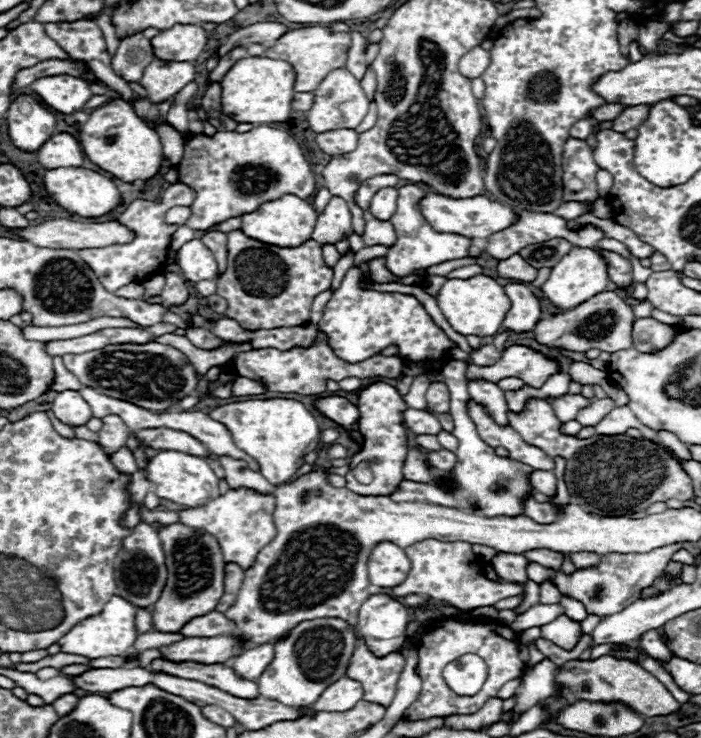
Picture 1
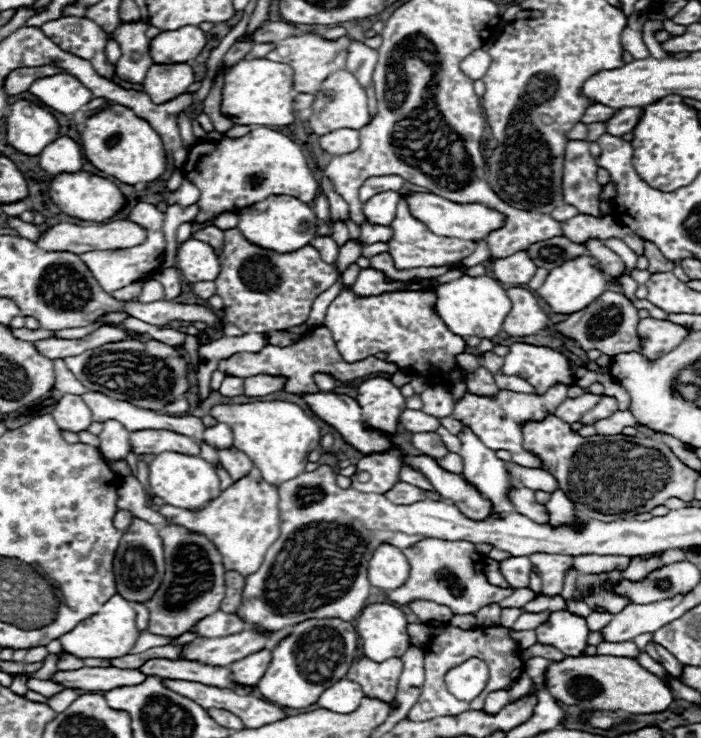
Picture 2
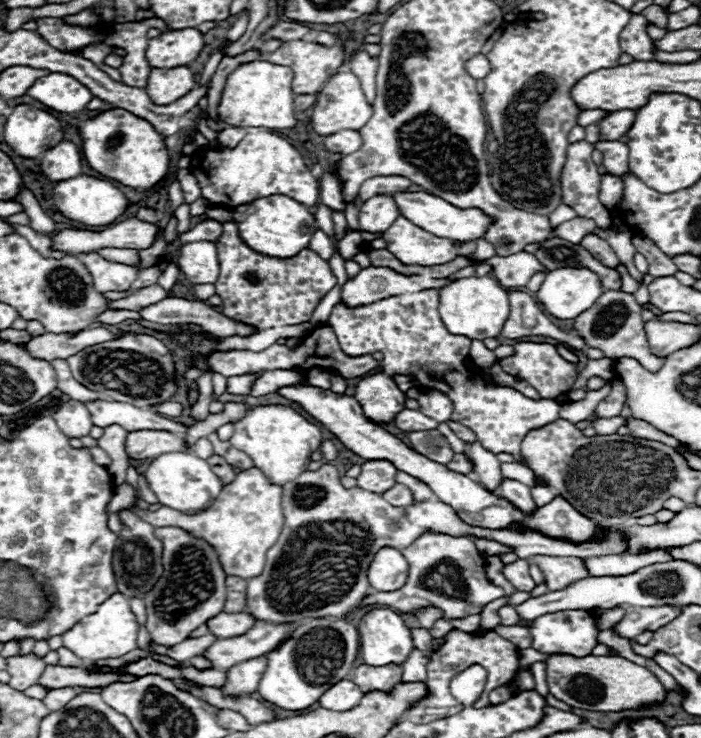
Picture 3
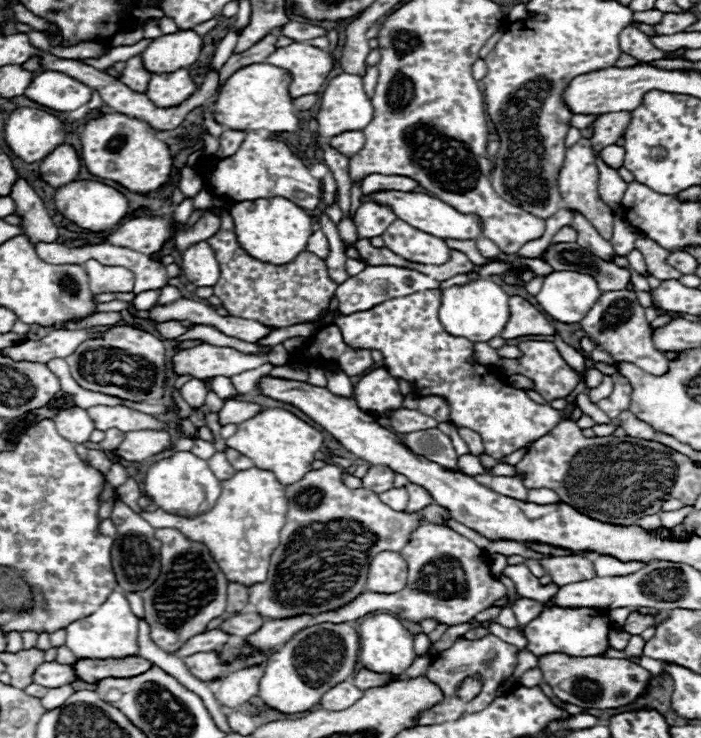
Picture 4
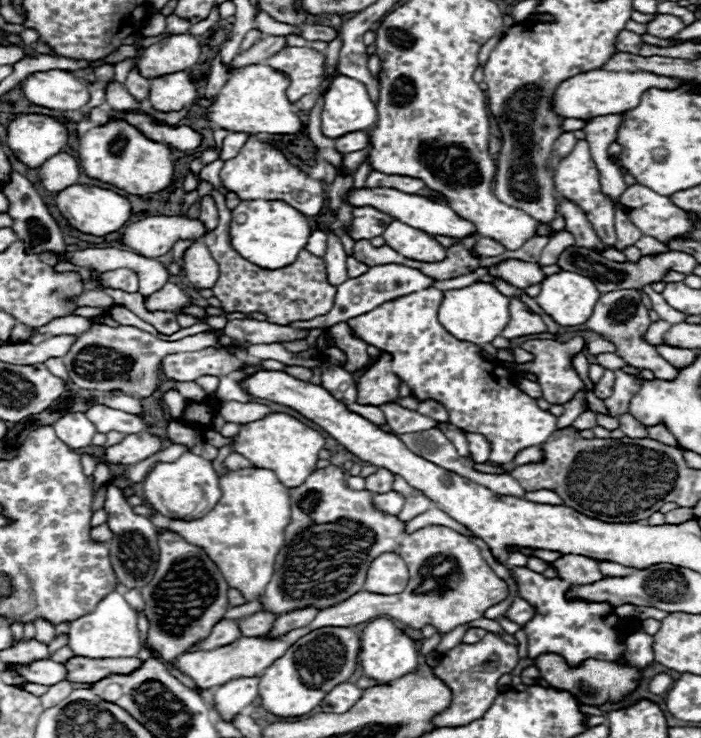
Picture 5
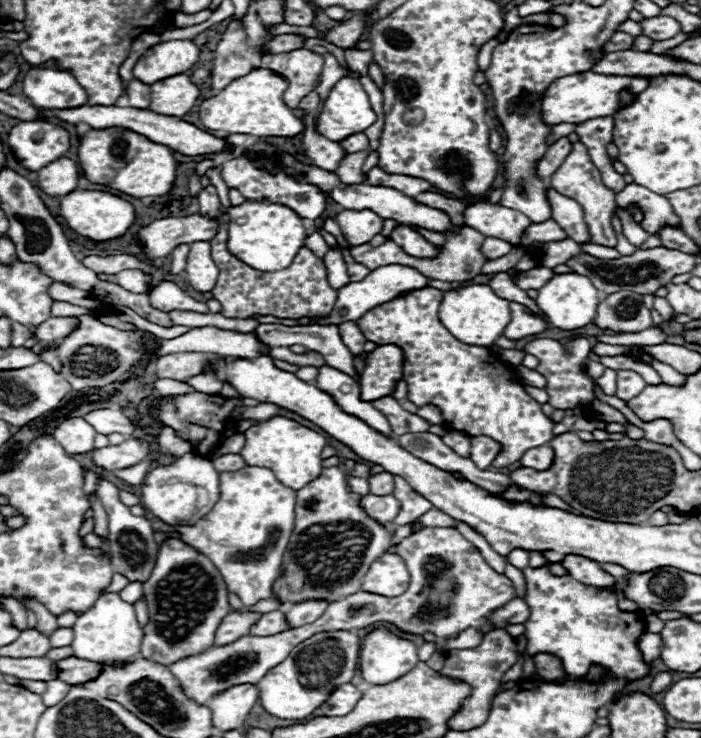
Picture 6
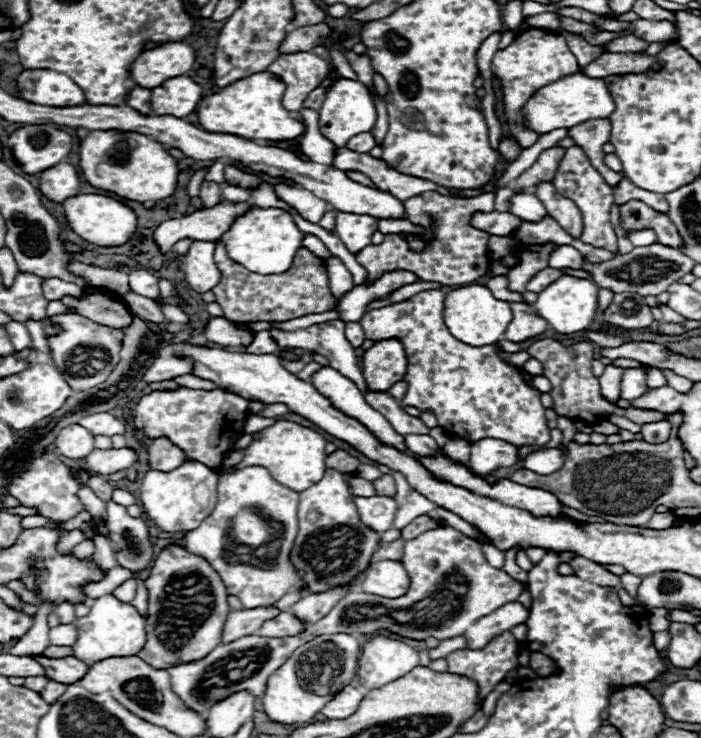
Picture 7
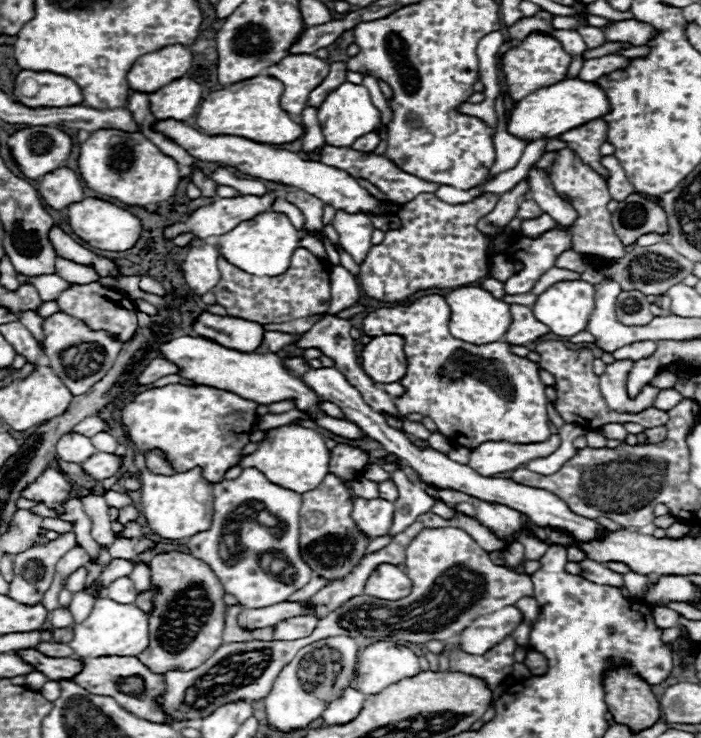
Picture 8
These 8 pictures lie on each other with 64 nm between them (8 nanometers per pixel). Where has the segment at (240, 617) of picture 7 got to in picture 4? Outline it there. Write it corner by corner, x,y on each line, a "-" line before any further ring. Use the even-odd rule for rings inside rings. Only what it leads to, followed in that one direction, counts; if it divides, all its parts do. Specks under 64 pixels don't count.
214,628
214,630
210,630
210,632
204,632
202,636
194,636
194,640
186,642
186,644
176,652
176,656
184,658
184,656
190,656
190,654
196,654
196,652
212,652
212,650
224,646
228,640
230,640
230,634
222,632
220,628

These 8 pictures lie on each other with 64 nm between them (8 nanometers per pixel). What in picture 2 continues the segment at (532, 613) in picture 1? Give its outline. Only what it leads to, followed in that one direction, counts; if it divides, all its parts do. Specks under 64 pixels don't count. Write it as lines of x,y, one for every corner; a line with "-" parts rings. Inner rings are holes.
544,612
544,614
540,614
540,616
530,616
530,614
522,614
516,622
514,622
514,630
534,630
534,628
538,628
540,624
542,624
542,620
546,620
546,616
550,616
550,612

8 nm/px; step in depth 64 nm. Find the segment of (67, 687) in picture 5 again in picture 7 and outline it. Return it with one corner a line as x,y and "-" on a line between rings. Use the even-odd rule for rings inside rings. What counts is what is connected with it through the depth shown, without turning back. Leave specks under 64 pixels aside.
48,680
46,688
44,688
40,694
42,694
42,698
44,698
48,704
52,704
52,702
56,702
56,700
62,696
62,692
64,692
64,690
66,690
66,686
64,686
64,684
58,684
58,682

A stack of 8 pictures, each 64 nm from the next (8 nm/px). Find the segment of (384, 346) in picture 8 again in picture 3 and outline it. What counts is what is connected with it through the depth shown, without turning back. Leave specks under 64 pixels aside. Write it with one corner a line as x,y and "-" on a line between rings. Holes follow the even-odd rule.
378,372
358,382
354,398
374,422
390,422
404,408
404,392
396,386
392,376

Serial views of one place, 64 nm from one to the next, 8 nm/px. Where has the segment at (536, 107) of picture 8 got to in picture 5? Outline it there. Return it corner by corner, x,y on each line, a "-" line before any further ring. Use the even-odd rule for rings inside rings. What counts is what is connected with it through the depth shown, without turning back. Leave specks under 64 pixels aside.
590,70
576,74
568,80
564,80
552,100
552,112
562,118
578,118
578,120
590,120
596,116
606,114
622,114
630,108
636,108
640,102
640,96
648,88
676,88
682,80
670,78
670,76
658,76
652,72
606,72
606,70

